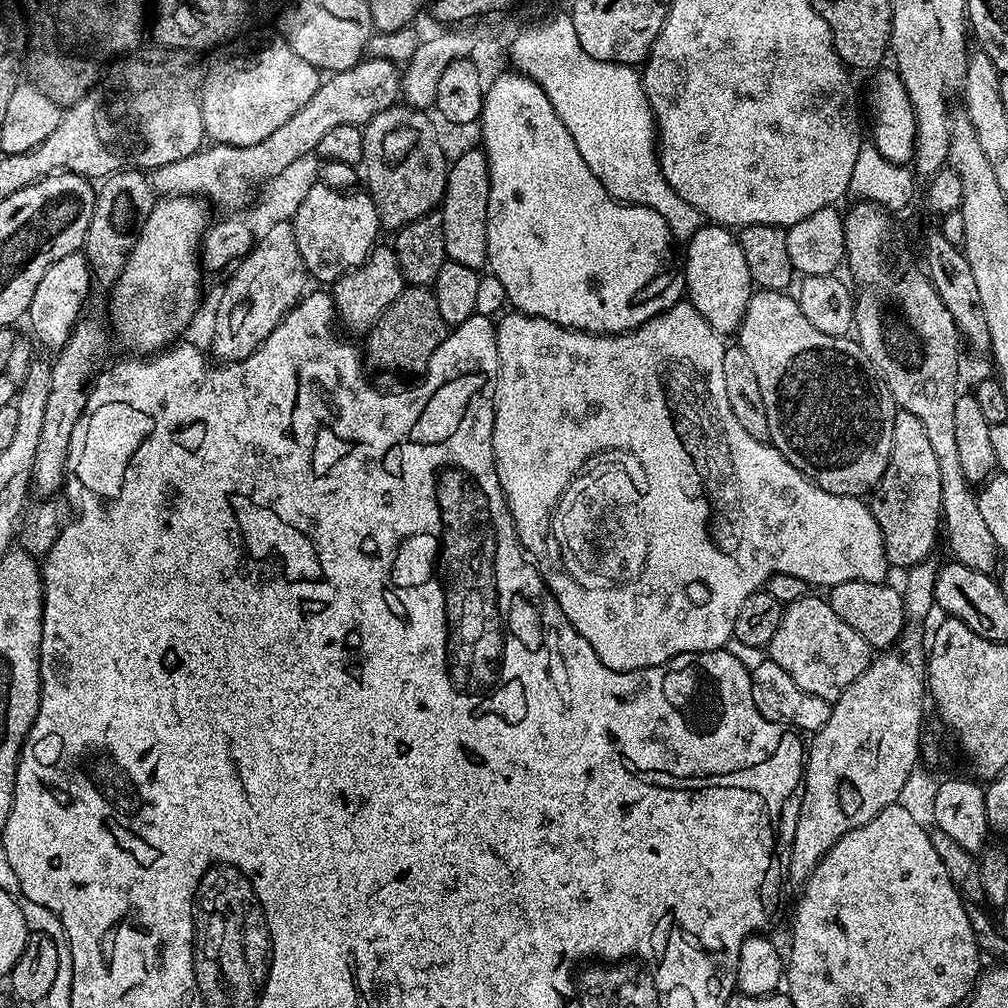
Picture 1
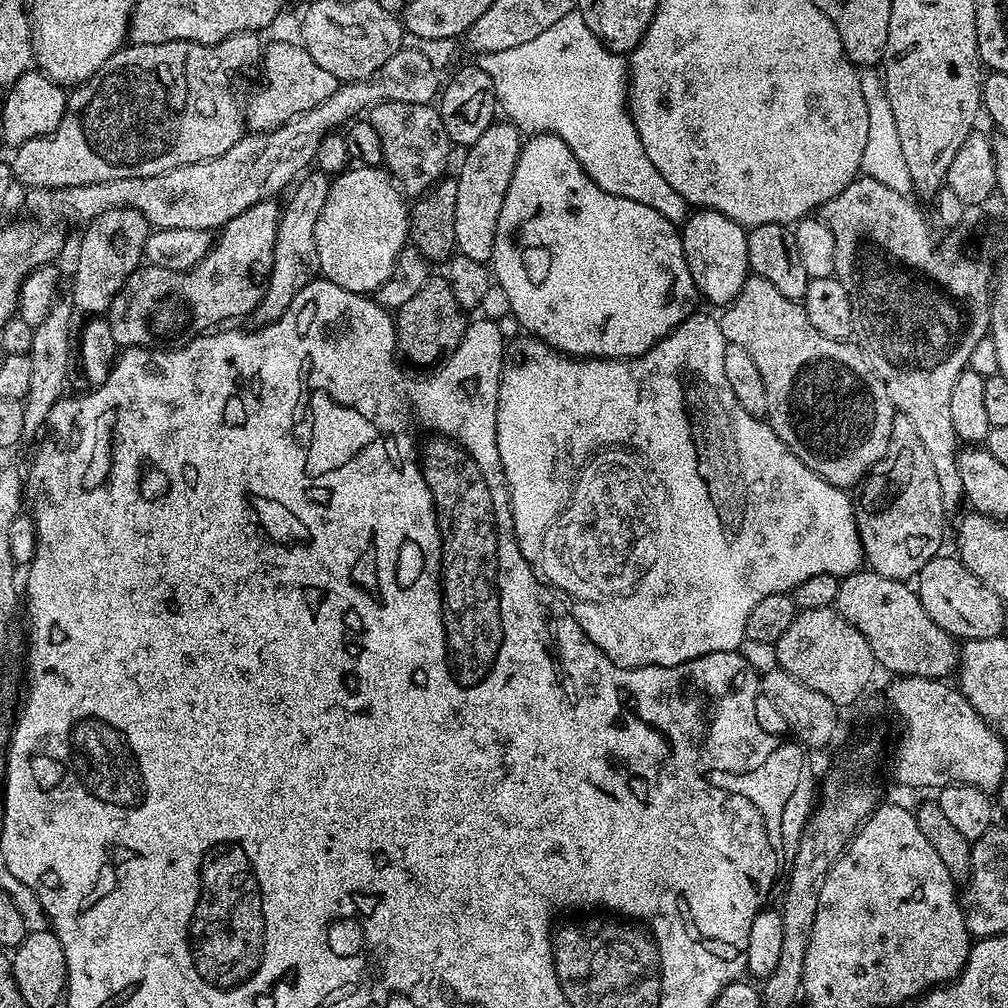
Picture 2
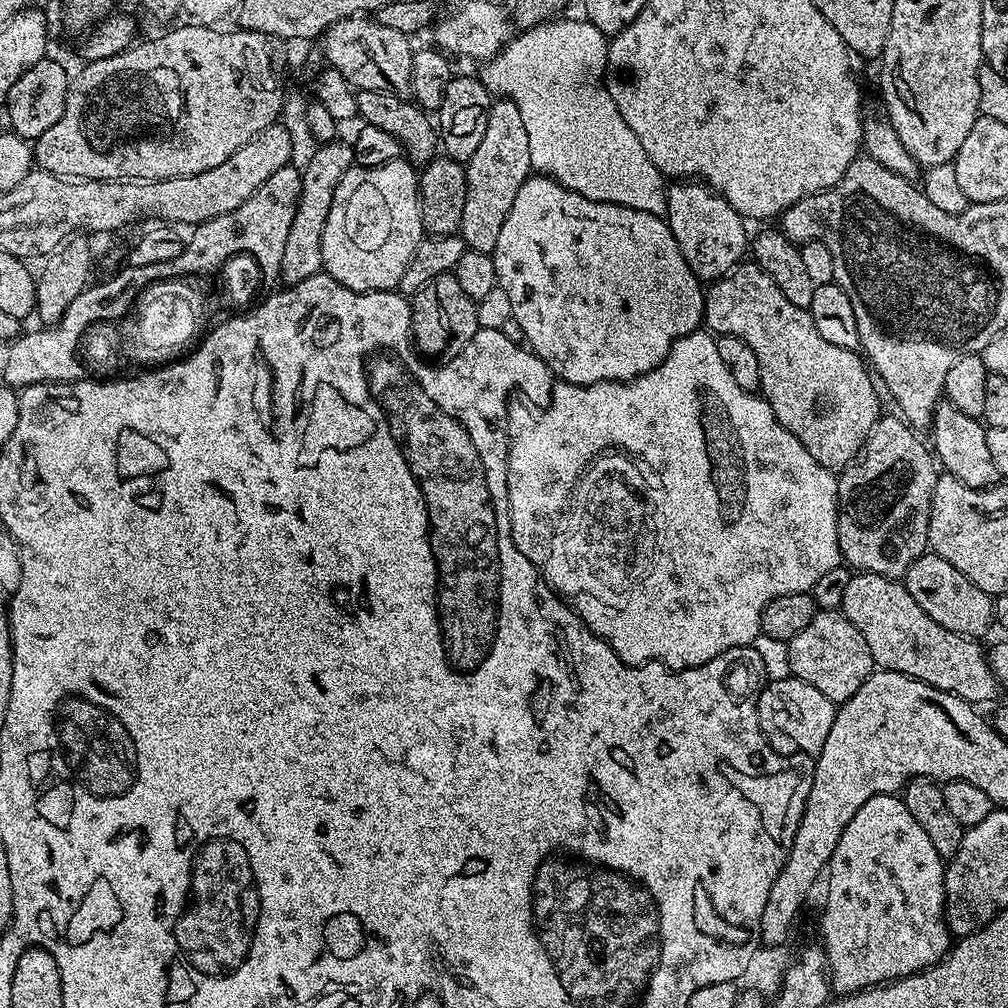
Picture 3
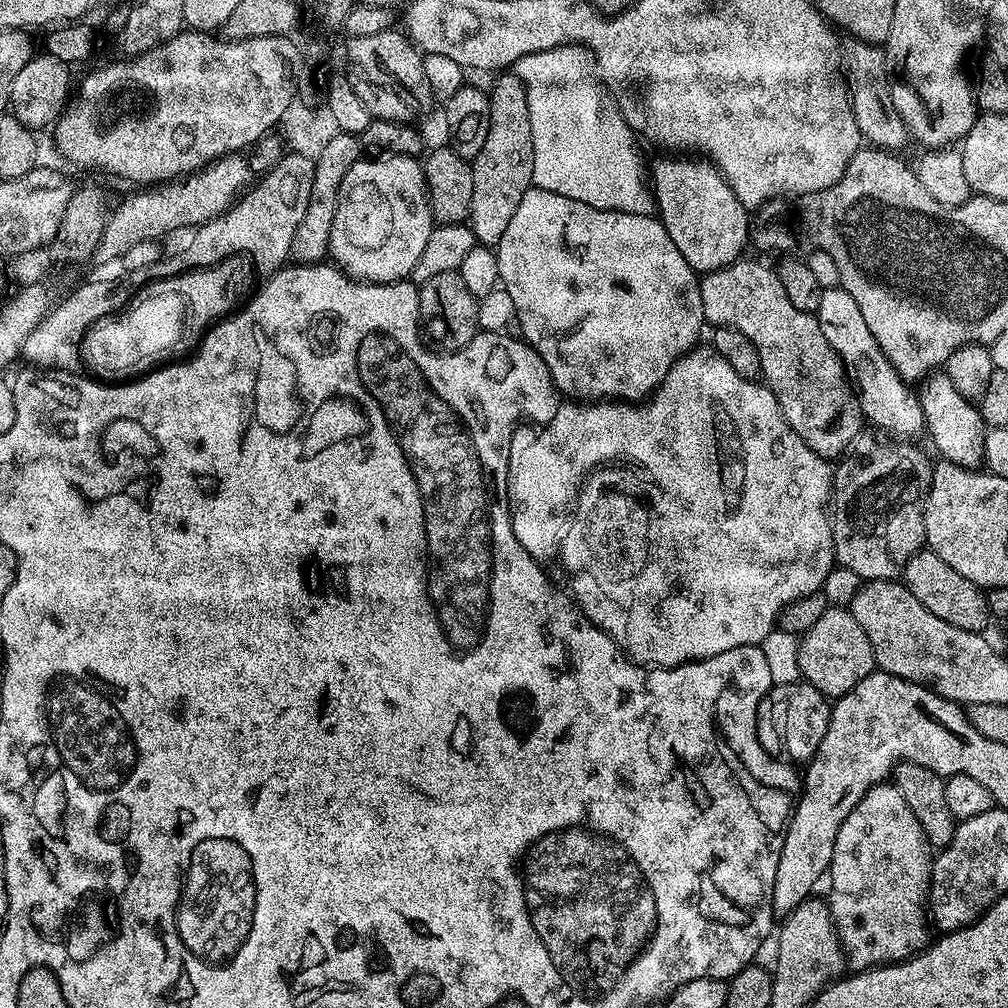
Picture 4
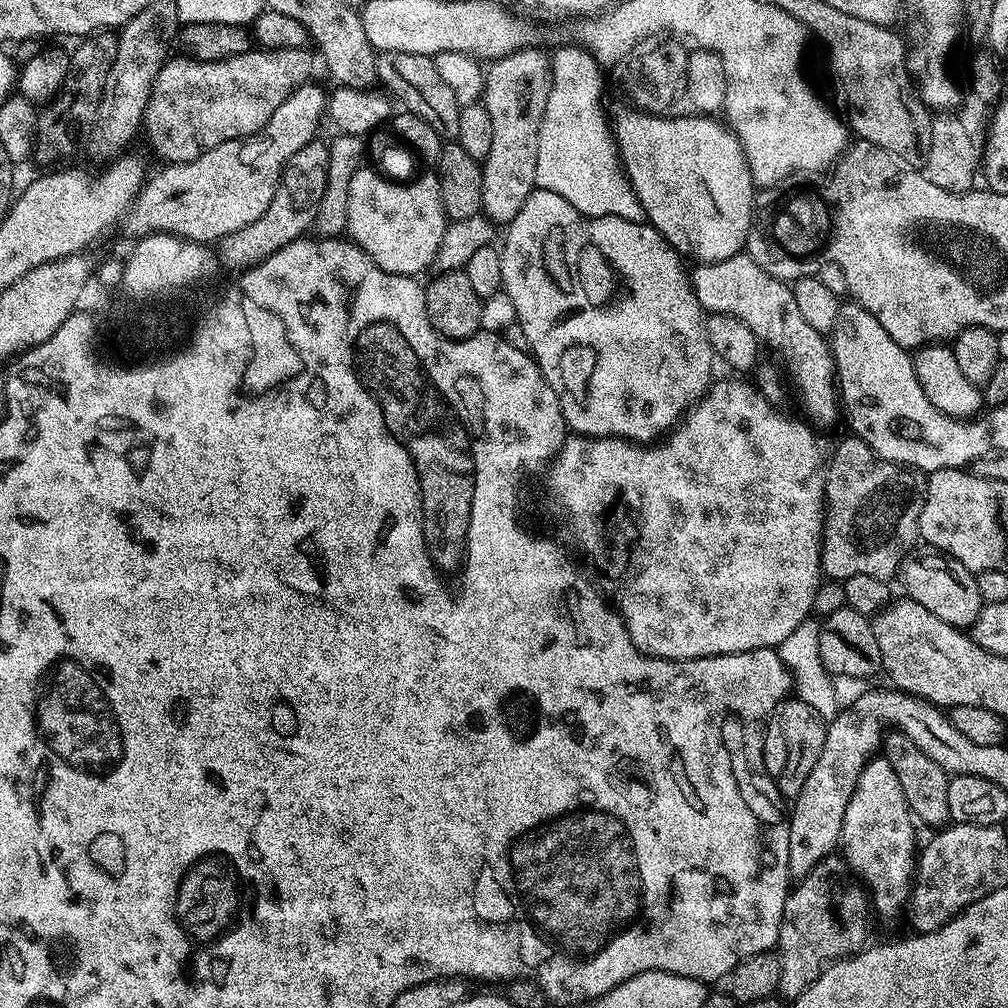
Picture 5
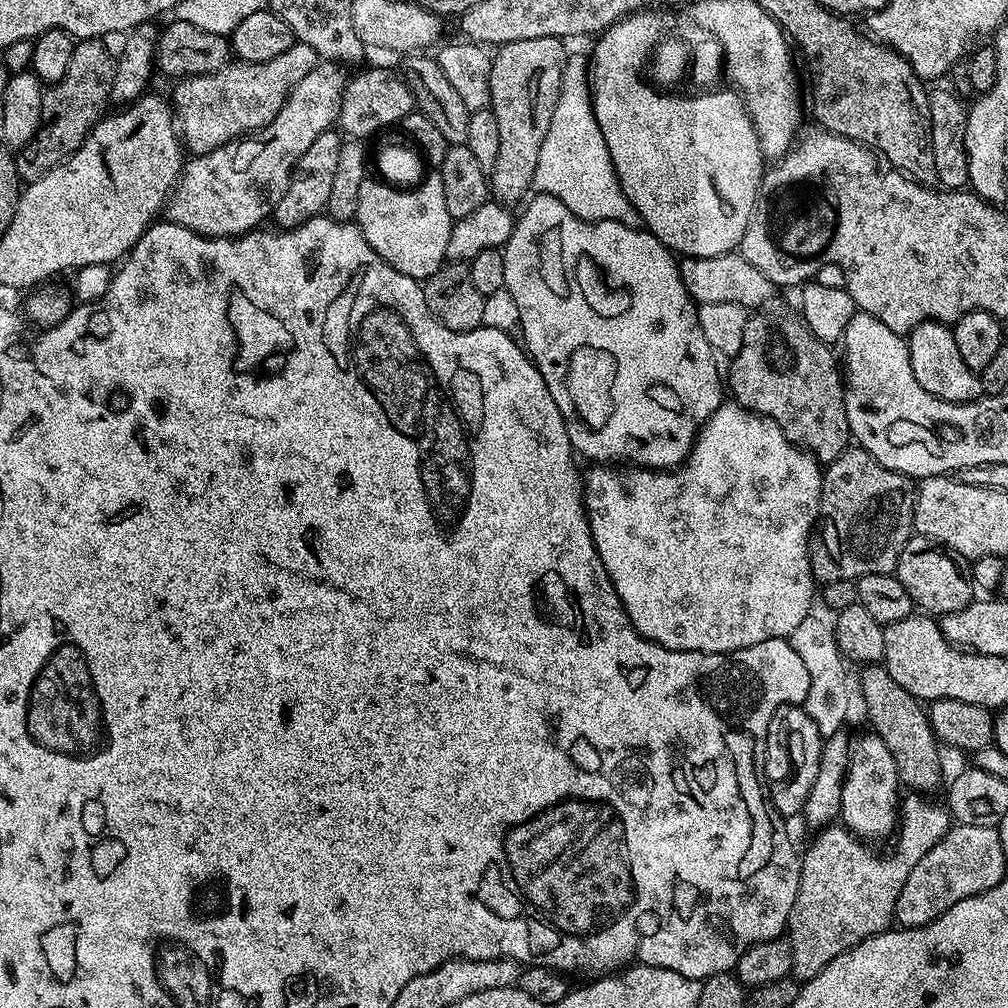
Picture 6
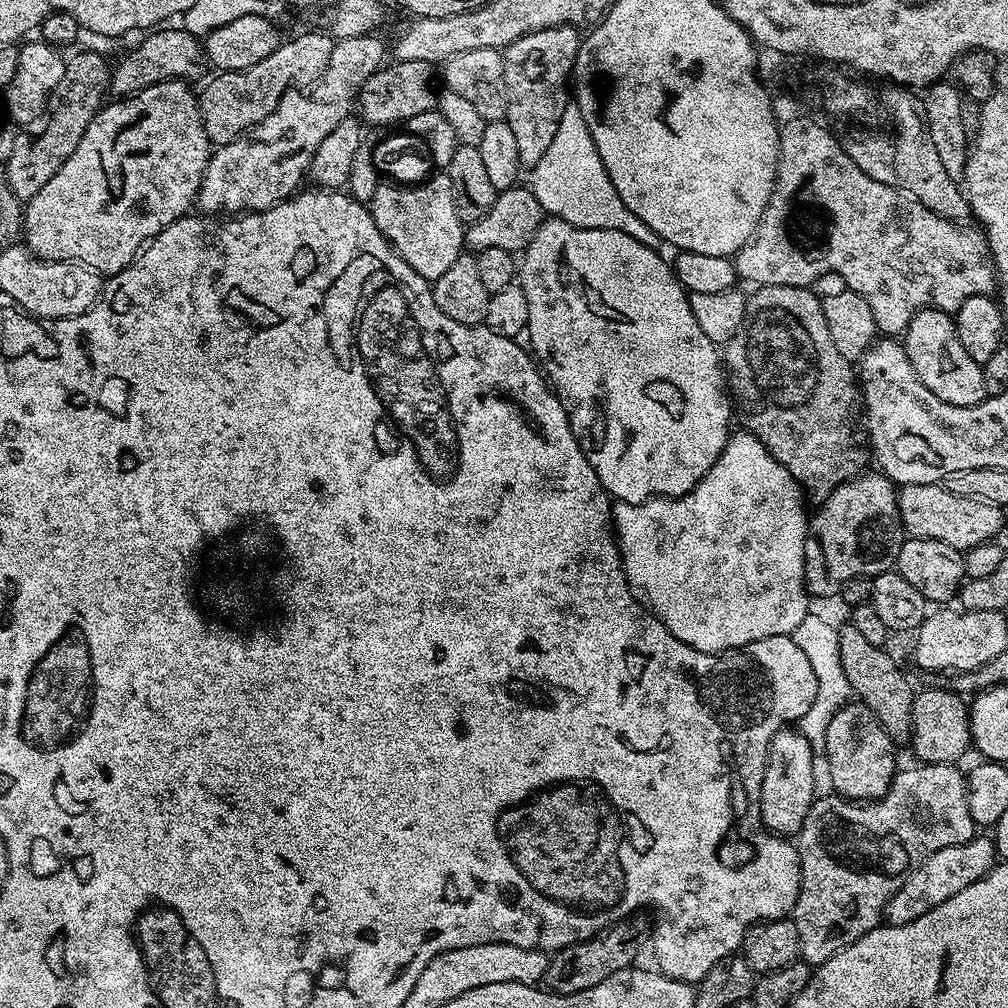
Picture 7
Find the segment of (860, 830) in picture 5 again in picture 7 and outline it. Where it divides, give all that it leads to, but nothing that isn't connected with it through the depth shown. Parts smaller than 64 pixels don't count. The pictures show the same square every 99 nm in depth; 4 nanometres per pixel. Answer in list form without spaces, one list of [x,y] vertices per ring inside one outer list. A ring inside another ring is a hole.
[[[849,702],[843,705],[830,726],[826,729],[823,759],[828,759],[828,776],[832,779],[831,791],[845,800],[877,800],[888,793],[892,779],[896,777],[897,741],[886,734],[882,722],[874,714],[874,710],[866,704]]]

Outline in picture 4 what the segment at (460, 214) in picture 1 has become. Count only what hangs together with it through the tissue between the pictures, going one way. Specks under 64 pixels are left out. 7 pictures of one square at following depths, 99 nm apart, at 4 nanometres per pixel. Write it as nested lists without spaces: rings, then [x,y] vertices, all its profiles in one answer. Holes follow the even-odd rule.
[[[508,70],[495,77],[496,85],[490,88],[490,131],[486,143],[471,161],[474,174],[474,198],[470,198],[470,214],[467,223],[484,246],[500,243],[522,194],[533,187],[534,142],[530,134],[530,106],[526,102],[526,90],[515,71]]]

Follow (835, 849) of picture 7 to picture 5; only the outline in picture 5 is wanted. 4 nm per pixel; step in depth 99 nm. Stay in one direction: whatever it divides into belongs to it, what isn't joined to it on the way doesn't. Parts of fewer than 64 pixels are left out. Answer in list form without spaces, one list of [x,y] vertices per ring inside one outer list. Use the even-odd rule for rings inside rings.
[[[833,854],[818,862],[789,891],[782,910],[780,933],[776,939],[782,974],[779,995],[785,1001],[796,1000],[830,964],[855,956],[865,947],[868,936],[870,900],[847,864]]]

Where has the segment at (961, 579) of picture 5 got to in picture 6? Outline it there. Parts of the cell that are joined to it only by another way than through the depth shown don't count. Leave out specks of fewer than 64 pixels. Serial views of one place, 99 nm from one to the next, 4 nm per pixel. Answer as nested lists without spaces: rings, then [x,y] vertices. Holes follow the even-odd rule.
[[[919,534],[913,535],[906,542],[896,563],[894,575],[898,582],[902,582],[906,594],[910,594],[913,605],[921,613],[931,614],[936,618],[954,614],[971,604],[974,599],[969,565],[957,559],[951,548],[945,548],[937,540],[927,540]]]

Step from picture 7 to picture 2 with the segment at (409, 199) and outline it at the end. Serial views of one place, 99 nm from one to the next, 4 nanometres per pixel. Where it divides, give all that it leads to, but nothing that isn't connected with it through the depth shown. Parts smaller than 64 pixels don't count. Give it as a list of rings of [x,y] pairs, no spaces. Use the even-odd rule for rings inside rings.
[[[352,166],[329,183],[326,204],[314,226],[314,242],[320,263],[319,275],[342,290],[374,294],[392,276],[400,252],[410,240],[410,204],[395,180],[380,166]]]

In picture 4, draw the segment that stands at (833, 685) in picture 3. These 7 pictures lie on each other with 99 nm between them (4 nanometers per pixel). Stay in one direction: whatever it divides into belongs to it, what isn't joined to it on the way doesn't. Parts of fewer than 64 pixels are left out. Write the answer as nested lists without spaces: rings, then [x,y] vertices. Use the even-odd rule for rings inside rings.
[[[828,607],[826,614],[822,614],[799,641],[798,658],[801,677],[829,698],[845,696],[862,678],[877,671],[870,638],[866,638],[866,630],[858,626],[848,608]]]

